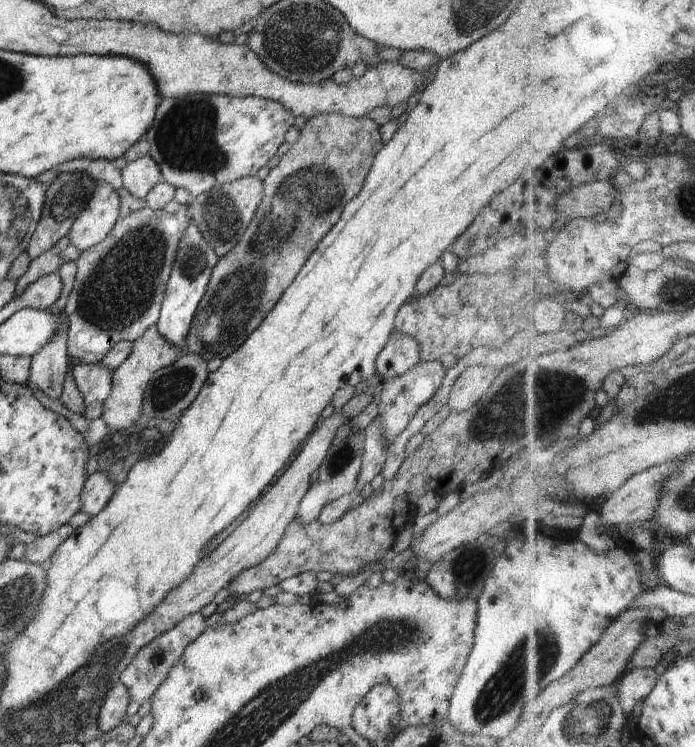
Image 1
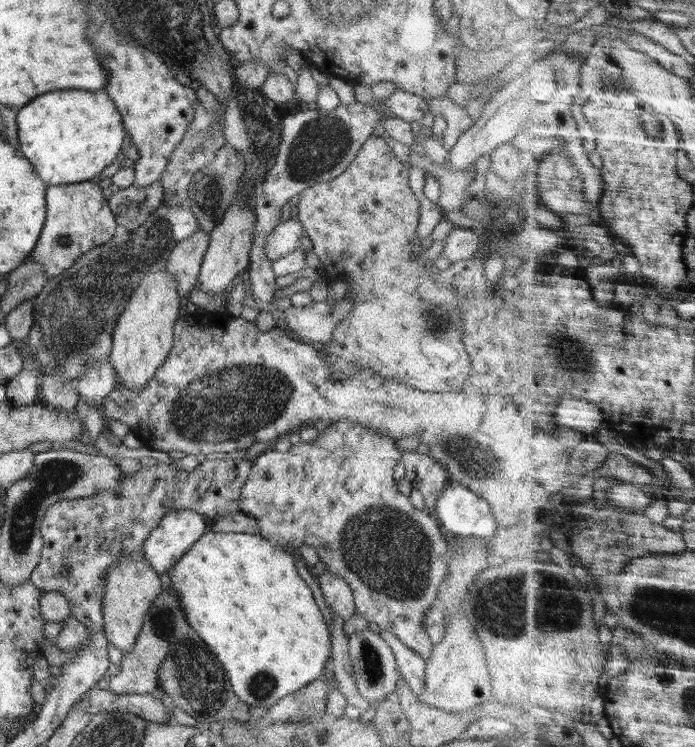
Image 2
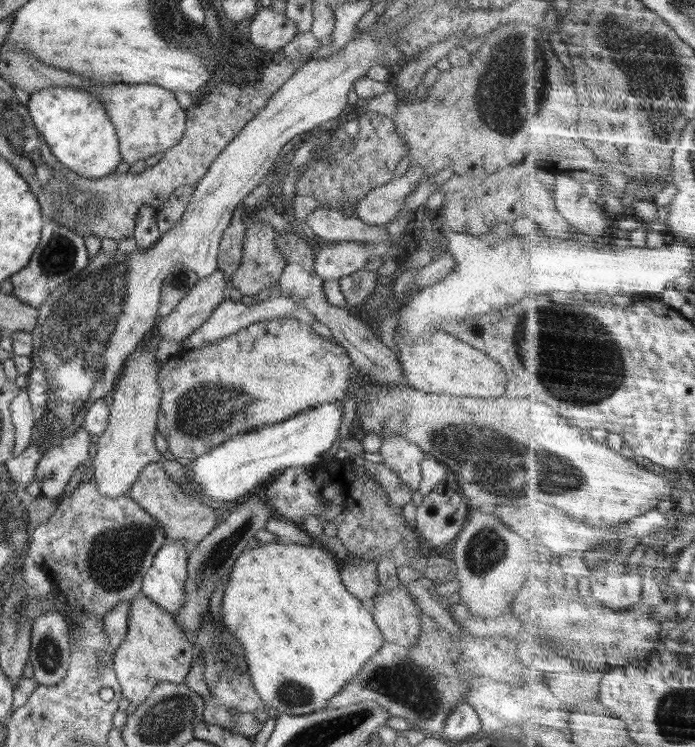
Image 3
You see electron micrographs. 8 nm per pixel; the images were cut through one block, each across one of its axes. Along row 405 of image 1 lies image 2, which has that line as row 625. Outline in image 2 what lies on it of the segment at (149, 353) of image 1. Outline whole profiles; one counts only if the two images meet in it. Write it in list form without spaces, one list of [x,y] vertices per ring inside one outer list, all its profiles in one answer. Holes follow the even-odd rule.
[[[142,553],[121,558],[114,567],[109,567],[102,606],[103,628],[107,641],[114,644],[122,654],[134,650],[134,644],[143,628],[144,616],[163,590],[159,575],[149,566]]]

